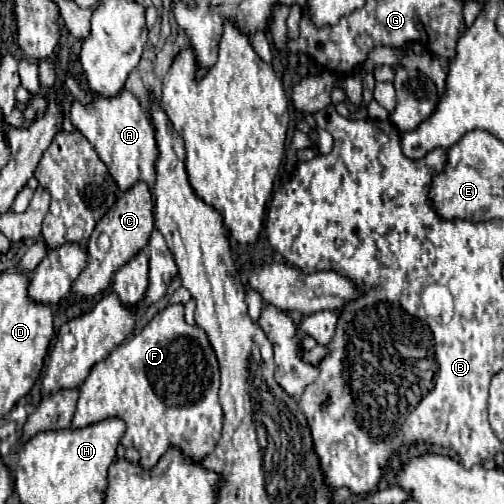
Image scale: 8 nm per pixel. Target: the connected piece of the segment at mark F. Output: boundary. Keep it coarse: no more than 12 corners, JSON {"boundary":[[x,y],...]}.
{"boundary":[[182,304],[92,366],[72,428],[124,420],[154,468],[222,432],[218,362]]}

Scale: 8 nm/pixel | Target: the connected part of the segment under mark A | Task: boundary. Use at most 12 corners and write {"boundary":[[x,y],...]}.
{"boundary":[[130,90],[76,100],[70,120],[120,192],[150,190],[160,156]]}

